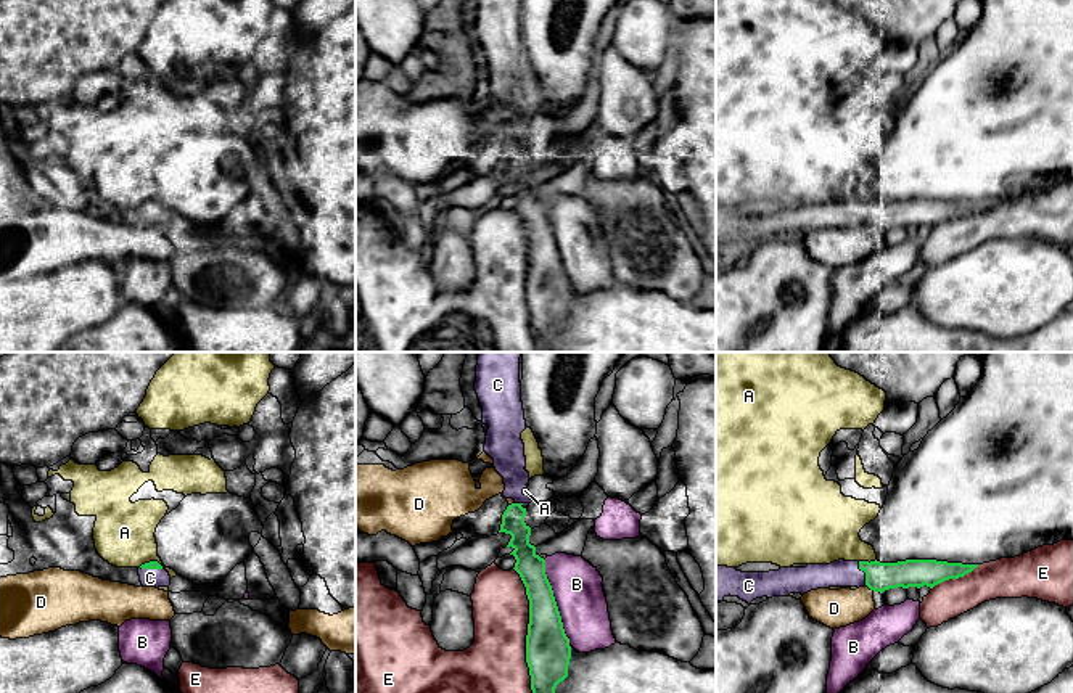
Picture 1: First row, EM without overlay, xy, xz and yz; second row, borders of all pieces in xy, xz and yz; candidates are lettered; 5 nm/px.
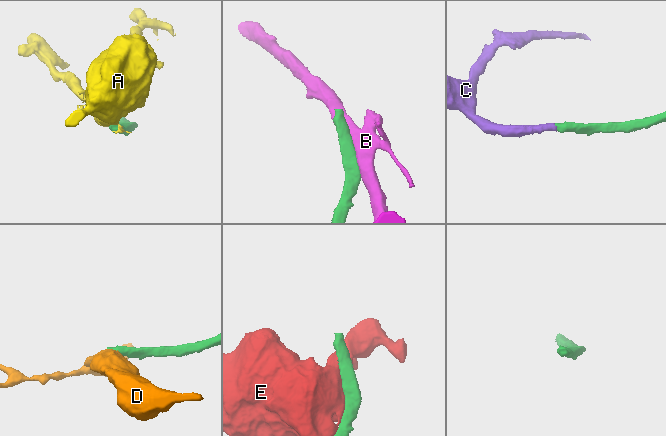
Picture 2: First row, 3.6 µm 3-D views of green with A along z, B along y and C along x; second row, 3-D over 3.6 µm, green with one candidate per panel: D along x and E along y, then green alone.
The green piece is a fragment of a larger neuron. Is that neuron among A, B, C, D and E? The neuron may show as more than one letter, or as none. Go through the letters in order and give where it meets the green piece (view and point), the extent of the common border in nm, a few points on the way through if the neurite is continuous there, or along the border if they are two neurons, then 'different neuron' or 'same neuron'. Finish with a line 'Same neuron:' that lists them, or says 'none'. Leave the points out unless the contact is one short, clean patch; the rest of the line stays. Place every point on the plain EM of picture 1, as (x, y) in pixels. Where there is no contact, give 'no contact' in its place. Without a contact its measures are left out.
A: contact yz (867, 201); length 90 nm; different neuron
B: contact xz (555, 241); length 440 nm; different neuron
C: contact yz (866, 214); length 140 nm; same neuron
D: contact yz (871, 229); length 50 nm; different neuron
E: contact xz (526, 280); length 750 nm; different neuron
Same neuron: C

